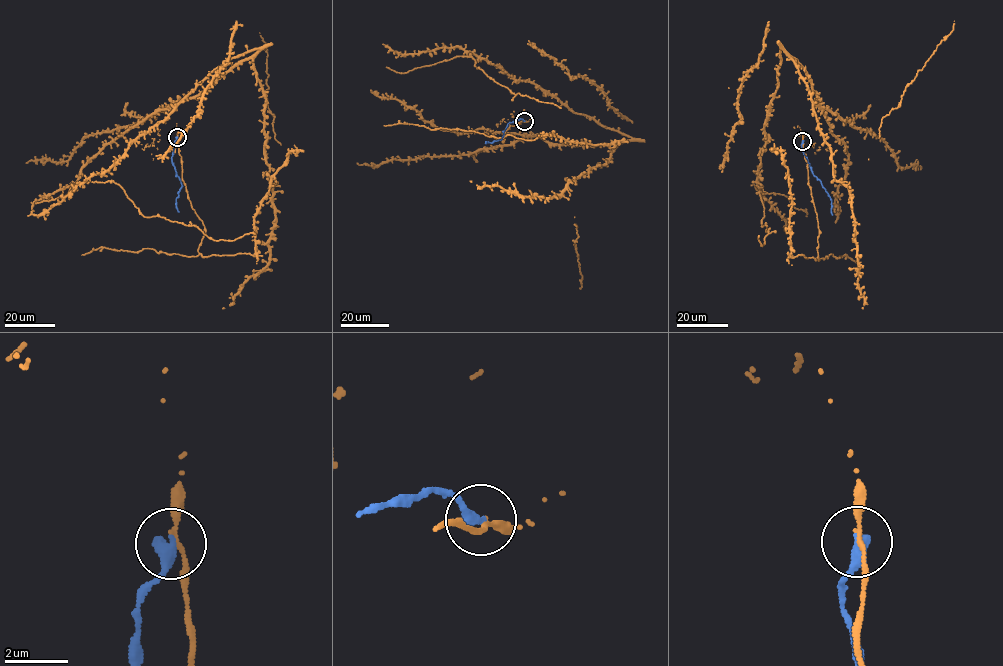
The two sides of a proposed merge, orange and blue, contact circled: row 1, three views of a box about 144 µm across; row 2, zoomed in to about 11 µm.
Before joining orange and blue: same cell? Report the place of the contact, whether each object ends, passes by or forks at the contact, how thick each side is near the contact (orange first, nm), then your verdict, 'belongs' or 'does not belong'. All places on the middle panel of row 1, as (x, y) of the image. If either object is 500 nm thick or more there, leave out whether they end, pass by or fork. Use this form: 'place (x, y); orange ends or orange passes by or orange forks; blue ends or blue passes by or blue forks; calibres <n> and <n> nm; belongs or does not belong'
place (524, 121); orange passes by; blue ends; calibres 120 and 440 nm; does not belong

